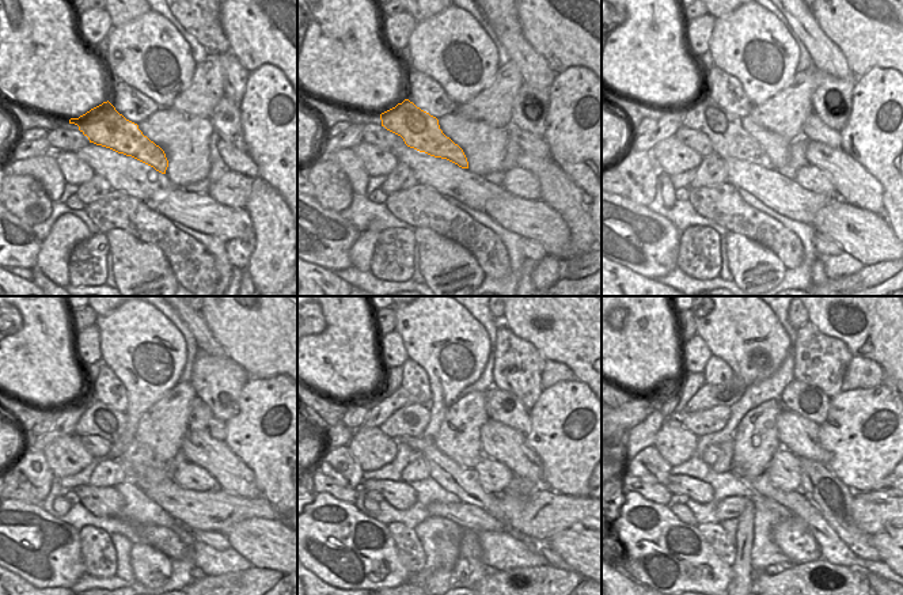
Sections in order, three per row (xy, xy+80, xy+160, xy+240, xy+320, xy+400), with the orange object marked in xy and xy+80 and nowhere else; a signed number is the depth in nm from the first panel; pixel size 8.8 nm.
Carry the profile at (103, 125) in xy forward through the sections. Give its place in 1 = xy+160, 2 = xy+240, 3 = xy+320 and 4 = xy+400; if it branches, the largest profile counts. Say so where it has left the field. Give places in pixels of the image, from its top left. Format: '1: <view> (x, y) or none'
1: xy+160 (729, 140)
2: xy+240 (101, 420)
3: xy+320 (412, 420)
4: xy+400 (713, 420)

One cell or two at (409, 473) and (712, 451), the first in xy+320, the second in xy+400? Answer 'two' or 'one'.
two

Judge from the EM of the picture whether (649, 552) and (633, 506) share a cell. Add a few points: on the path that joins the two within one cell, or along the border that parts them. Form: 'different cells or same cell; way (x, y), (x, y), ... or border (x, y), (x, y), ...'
same cell; way (648, 541), (626, 516)

